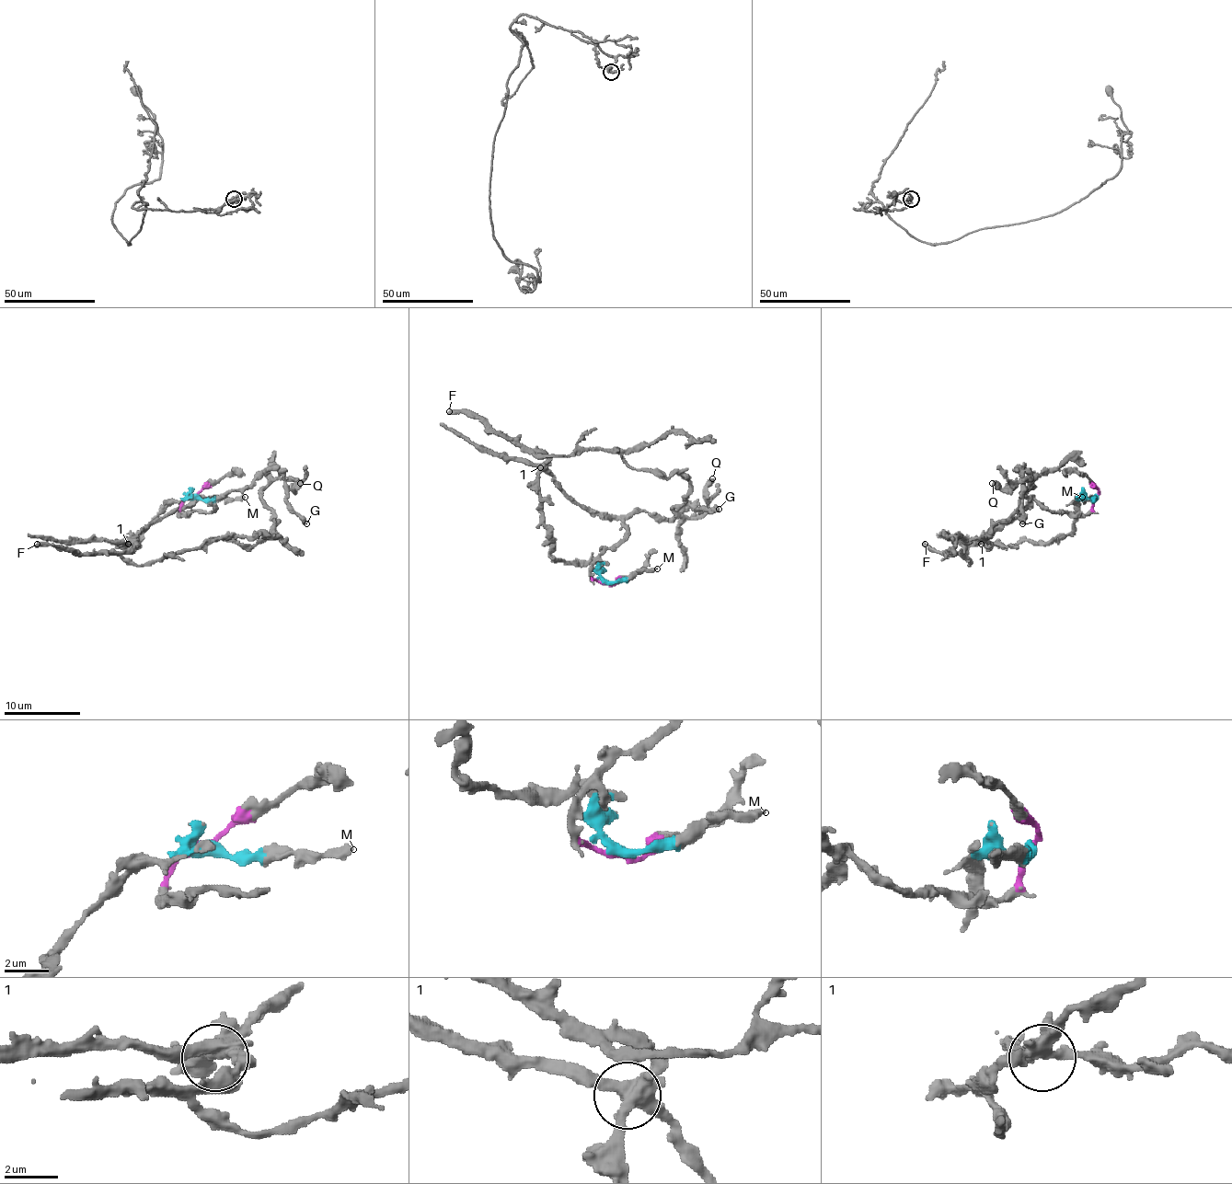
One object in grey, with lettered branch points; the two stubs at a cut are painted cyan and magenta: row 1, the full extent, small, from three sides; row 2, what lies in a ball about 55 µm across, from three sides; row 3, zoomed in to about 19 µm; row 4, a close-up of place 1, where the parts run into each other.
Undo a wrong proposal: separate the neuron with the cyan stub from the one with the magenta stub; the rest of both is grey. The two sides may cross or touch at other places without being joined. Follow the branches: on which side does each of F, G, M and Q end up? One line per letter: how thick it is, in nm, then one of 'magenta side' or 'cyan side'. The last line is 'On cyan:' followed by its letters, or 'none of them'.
F: calibre 360 nm; cyan side
G: calibre 480 nm; magenta side
M: calibre 360 nm; cyan side
Q: calibre 550 nm; cyan side
On cyan: F, M, Q

